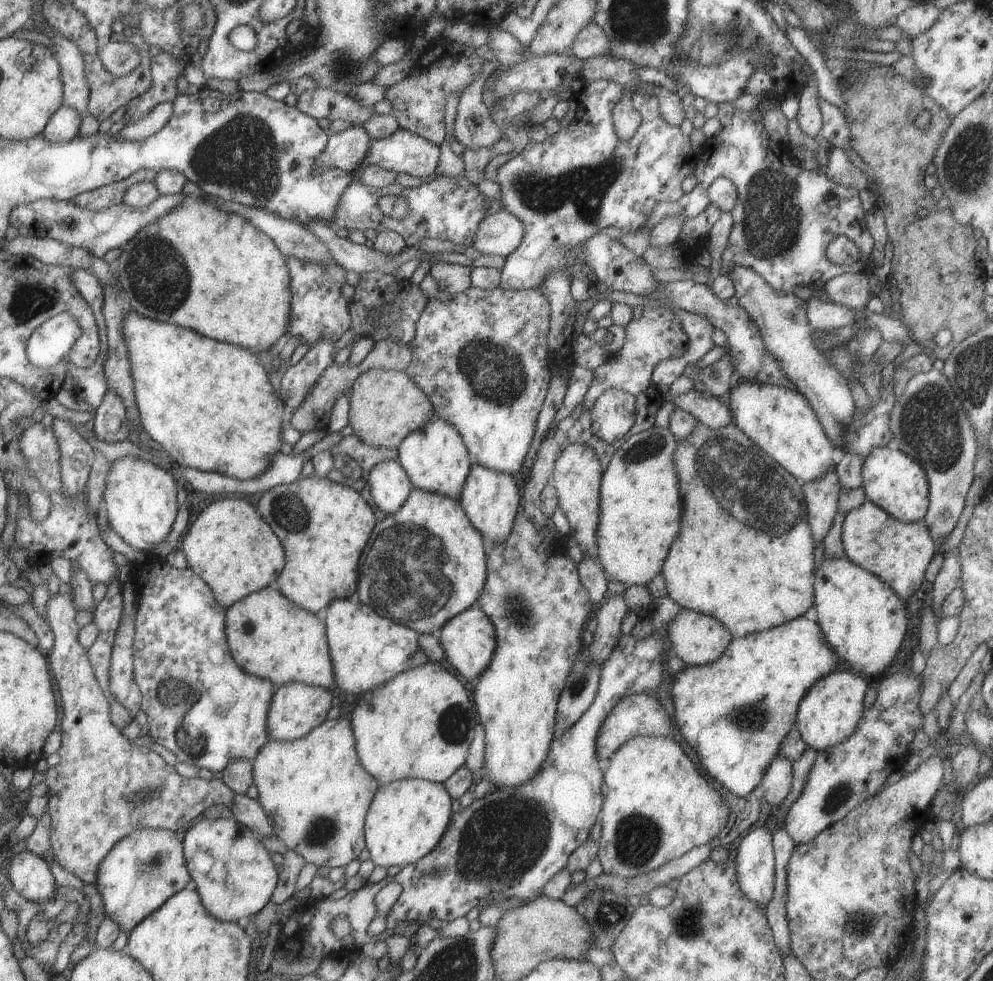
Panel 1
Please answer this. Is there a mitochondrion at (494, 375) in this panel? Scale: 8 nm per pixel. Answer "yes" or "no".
yes

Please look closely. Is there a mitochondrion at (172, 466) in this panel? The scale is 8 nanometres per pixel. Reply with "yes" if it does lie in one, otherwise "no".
no

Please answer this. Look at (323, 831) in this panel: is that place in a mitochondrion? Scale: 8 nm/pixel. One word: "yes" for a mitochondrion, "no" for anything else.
yes

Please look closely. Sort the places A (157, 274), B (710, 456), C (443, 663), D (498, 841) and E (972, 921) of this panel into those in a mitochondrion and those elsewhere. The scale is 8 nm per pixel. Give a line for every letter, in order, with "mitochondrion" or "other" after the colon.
A: mitochondrion
B: mitochondrion
C: other
D: mitochondrion
E: other

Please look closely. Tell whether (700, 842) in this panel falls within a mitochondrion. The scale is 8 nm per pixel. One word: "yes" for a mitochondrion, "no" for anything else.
no

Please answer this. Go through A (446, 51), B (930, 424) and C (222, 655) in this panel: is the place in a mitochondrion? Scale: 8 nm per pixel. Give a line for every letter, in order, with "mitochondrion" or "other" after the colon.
A: other
B: mitochondrion
C: other

